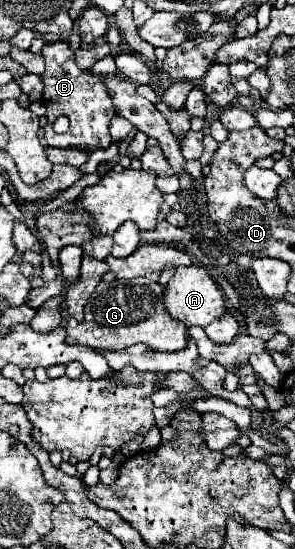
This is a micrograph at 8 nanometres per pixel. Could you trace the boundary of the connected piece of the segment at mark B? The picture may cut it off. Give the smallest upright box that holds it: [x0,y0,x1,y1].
[42,41,115,149]

